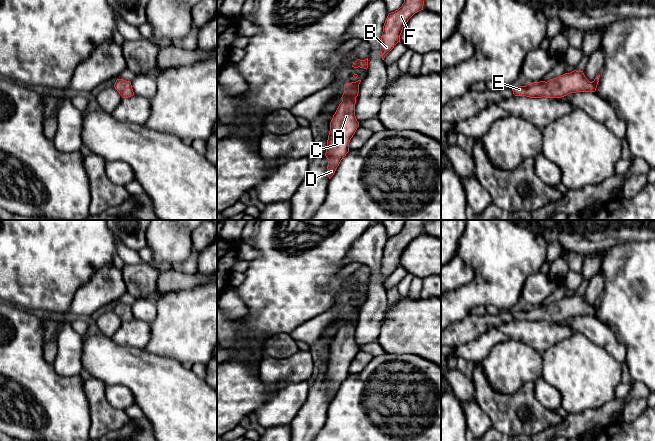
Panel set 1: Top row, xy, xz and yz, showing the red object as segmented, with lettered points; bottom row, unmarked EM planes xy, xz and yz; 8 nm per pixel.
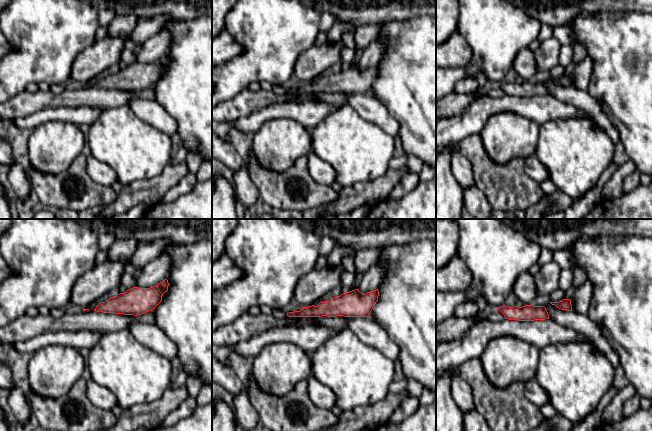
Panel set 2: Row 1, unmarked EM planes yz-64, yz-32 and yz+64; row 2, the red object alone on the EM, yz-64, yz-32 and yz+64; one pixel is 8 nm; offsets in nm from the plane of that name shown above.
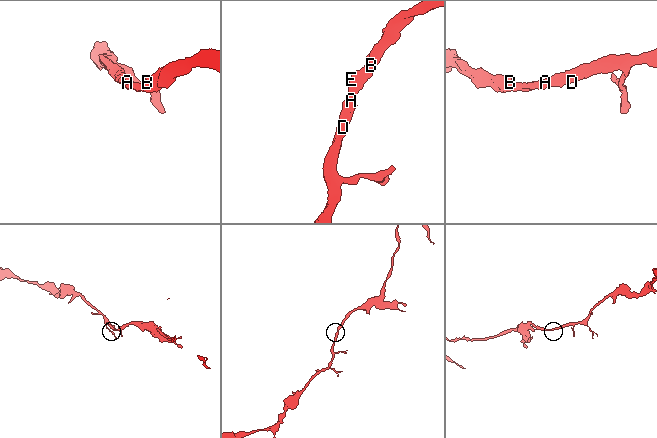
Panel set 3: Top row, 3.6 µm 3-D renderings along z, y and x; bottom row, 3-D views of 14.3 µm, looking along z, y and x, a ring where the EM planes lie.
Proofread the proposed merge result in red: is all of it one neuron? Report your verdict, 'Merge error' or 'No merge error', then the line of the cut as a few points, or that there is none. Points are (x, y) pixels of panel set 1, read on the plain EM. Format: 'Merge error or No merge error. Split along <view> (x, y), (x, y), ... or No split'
No merge error. No split

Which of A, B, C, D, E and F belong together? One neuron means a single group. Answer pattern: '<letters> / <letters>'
A B C D E F

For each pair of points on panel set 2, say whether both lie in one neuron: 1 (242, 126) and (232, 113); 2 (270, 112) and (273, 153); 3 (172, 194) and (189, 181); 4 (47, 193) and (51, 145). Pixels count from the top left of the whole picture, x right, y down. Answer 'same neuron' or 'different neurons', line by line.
1: different neurons
2: different neurons
3: same neuron
4: different neurons

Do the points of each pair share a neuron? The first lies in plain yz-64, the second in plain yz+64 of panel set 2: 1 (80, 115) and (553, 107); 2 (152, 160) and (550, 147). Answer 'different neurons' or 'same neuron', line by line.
1: same neuron
2: same neuron

